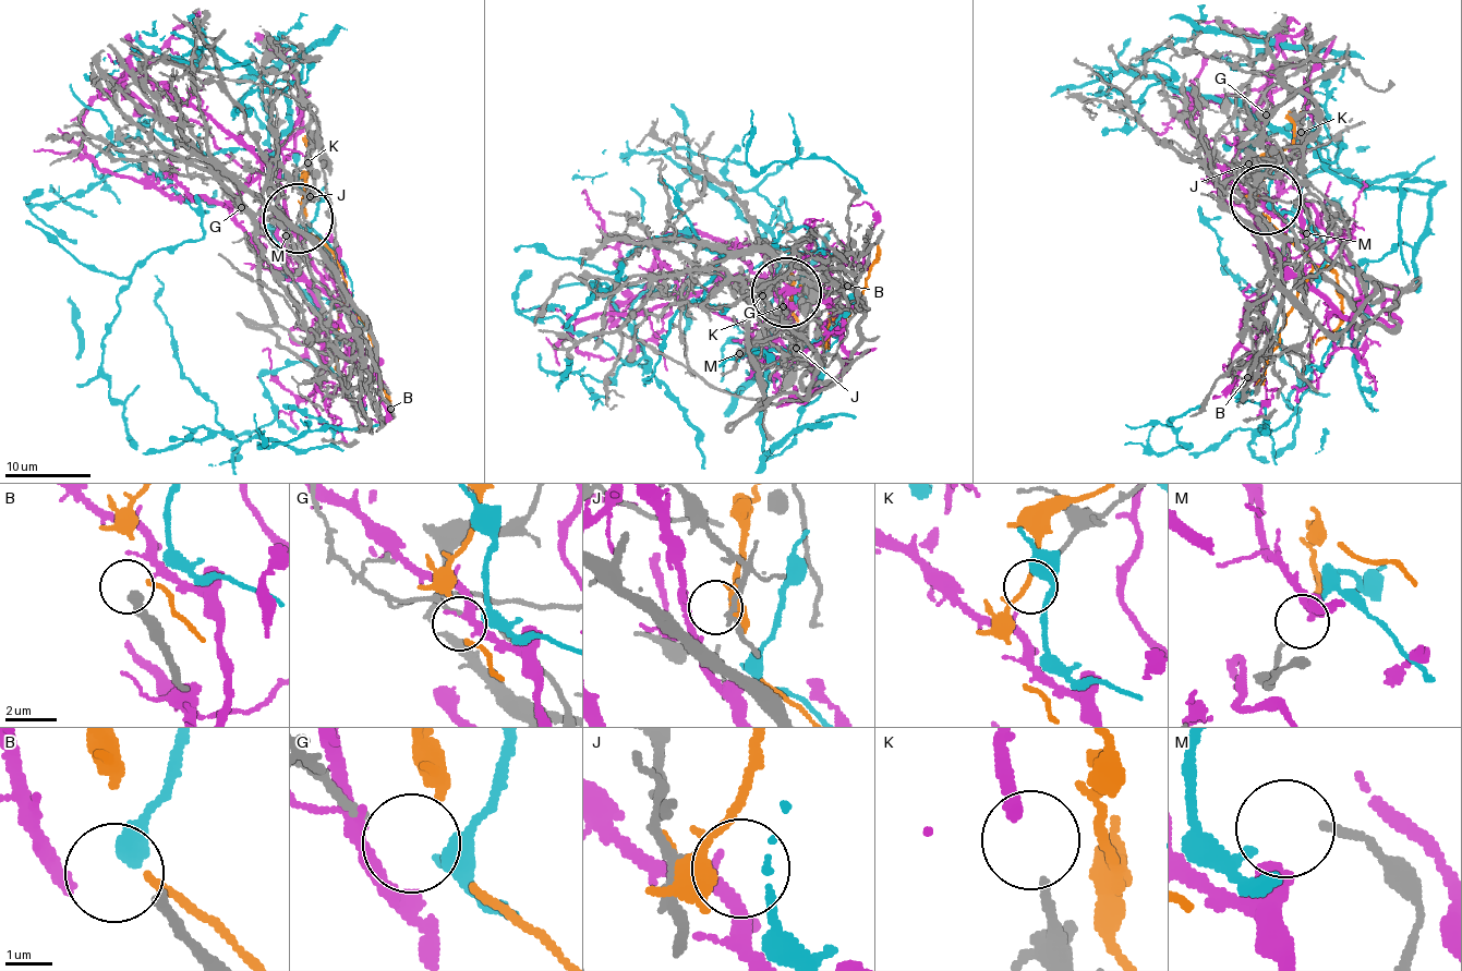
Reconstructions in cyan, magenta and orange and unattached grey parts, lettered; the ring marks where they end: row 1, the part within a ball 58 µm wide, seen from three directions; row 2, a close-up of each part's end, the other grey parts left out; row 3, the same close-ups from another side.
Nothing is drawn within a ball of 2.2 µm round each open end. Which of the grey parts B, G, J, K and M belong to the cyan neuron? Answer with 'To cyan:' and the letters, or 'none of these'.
To cyan: M

